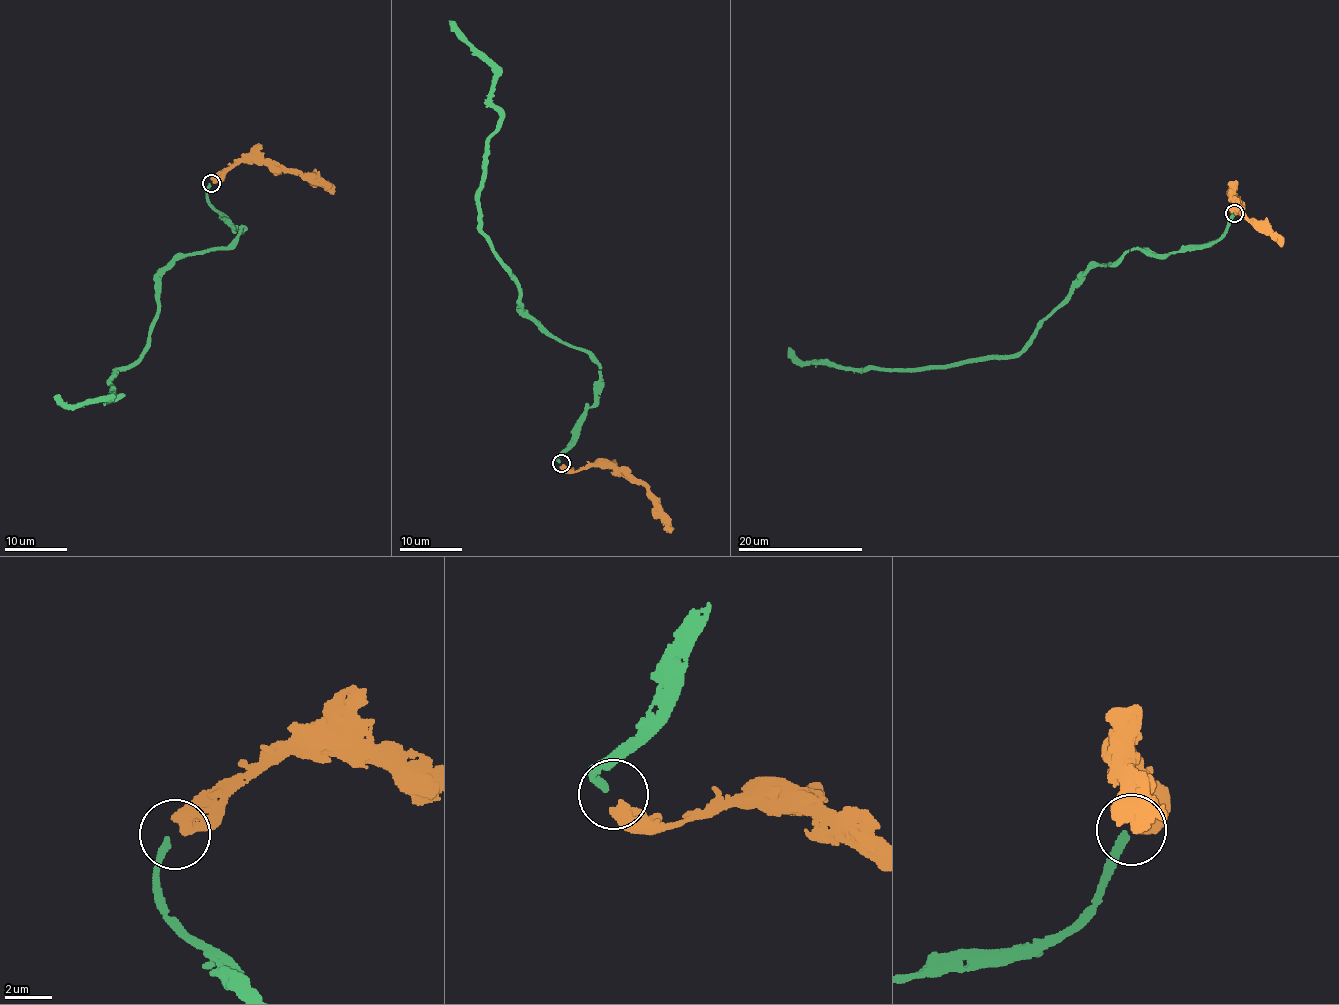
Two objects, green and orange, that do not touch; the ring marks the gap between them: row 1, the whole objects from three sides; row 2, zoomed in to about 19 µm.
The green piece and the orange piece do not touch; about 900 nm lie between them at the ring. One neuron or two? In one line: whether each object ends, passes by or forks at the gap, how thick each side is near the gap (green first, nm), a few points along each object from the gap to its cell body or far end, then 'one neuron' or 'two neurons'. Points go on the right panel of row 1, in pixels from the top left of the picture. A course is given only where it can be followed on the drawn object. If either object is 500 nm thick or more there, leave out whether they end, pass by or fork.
280/500 nm | green via (1233, 214), (1213, 241), (1096, 263), (1008, 356), (841, 369), (788, 349) | orange via (1236, 213), (1242, 205), (1233, 196), (1230, 199), (1245, 219), (1267, 222), (1282, 244) | one neuron

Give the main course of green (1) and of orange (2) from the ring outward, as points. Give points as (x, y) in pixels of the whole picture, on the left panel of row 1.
1: (210, 183), (208, 200), (239, 235), (163, 273), (149, 346), (110, 381), (120, 396), (53, 397)
2: (214, 182), (241, 162), (263, 162), (291, 170), (298, 176), (313, 174), (334, 191)

